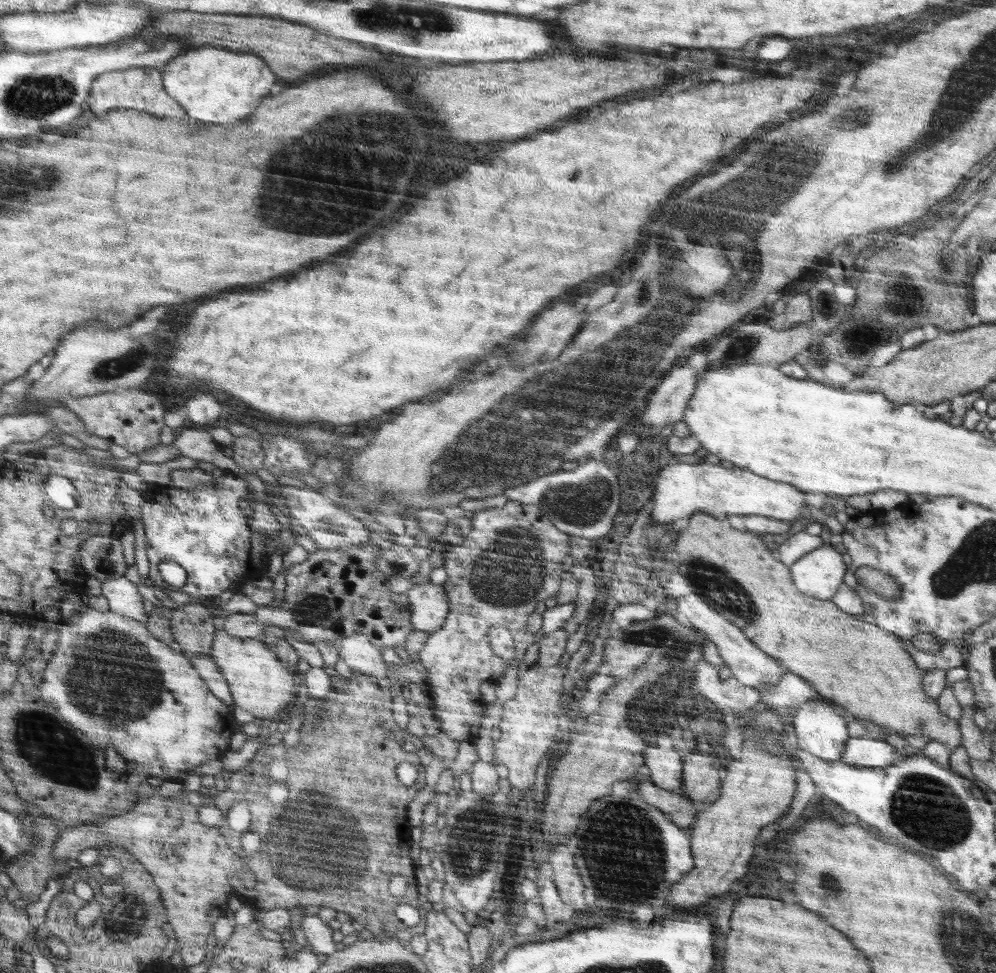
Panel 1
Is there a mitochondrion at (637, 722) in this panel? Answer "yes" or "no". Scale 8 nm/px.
yes

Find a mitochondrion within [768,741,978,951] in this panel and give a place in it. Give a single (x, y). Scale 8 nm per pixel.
(927, 810)

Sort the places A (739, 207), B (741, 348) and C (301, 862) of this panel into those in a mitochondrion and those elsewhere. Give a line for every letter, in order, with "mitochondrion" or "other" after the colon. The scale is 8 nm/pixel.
A: mitochondrion
B: mitochondrion
C: mitochondrion

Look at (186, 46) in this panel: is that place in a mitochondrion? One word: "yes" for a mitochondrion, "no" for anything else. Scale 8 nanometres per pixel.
no

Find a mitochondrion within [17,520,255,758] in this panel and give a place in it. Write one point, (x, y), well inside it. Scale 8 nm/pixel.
(112, 679)

